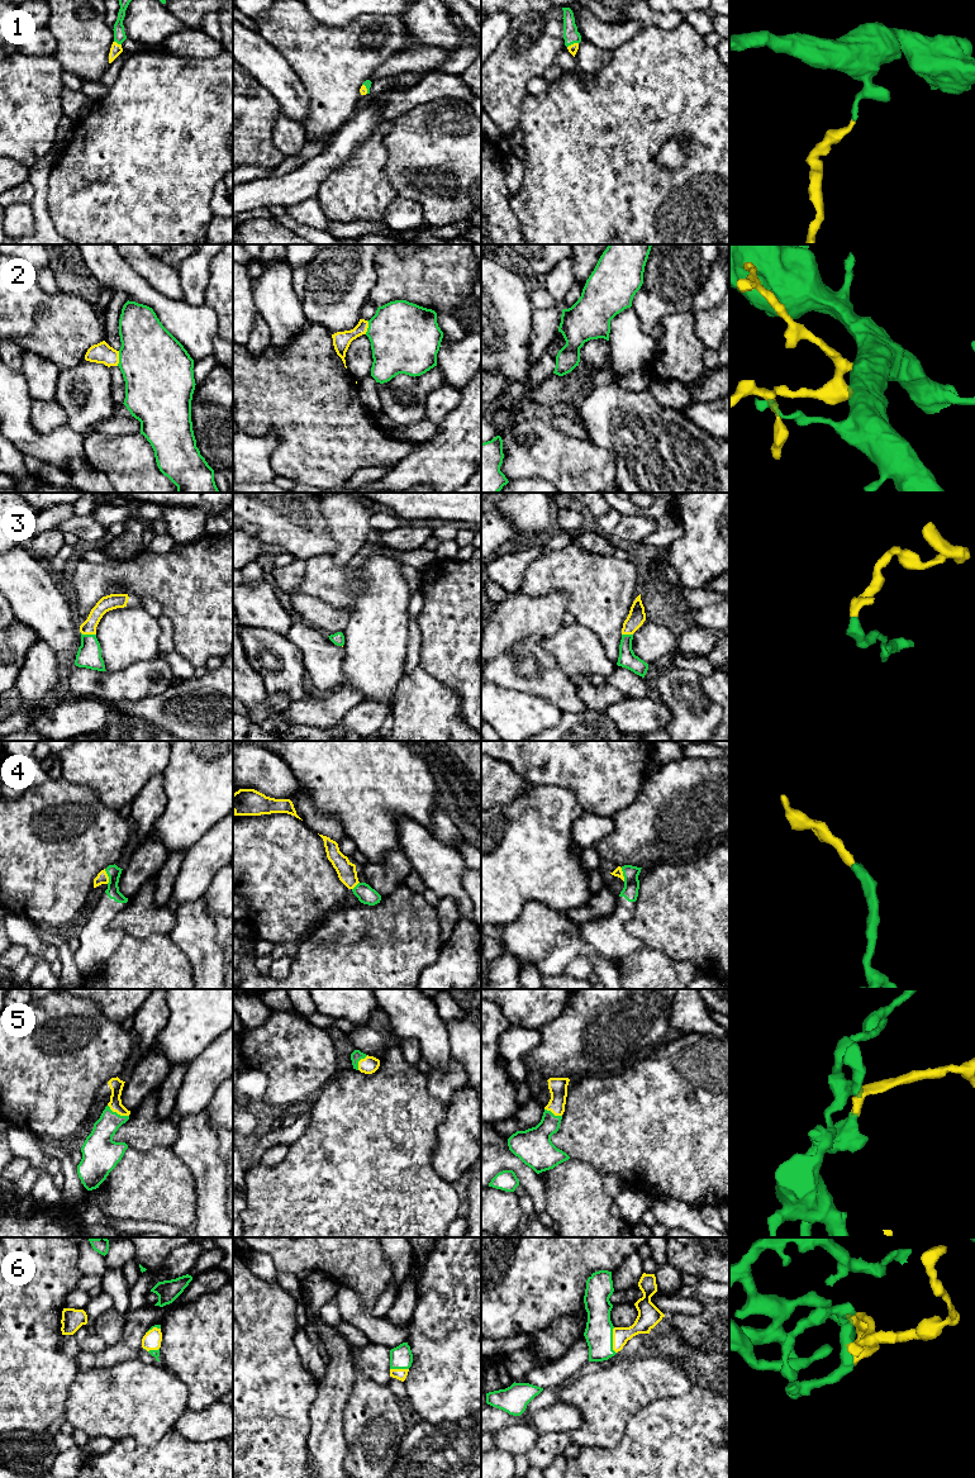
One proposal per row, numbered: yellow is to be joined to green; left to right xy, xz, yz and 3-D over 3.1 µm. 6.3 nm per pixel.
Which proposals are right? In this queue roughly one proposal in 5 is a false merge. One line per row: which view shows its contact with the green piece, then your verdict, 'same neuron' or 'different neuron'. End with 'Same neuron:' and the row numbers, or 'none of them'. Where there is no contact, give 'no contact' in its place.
1: yz | same neuron
2: xy | same neuron
3: xy | same neuron
4: xy | same neuron
5: xy | same neuron
6: yz | same neuron
Same neuron: 1, 2, 3, 4, 5, 6

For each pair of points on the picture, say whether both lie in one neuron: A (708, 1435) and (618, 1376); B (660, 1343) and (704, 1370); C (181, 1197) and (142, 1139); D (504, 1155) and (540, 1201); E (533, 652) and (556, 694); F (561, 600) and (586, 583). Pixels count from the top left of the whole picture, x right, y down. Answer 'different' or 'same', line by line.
A: different
B: same
C: different
D: same
E: same
F: different

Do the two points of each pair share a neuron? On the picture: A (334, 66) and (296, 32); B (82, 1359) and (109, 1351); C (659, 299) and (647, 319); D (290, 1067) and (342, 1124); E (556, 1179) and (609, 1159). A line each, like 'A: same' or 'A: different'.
A: same
B: same
C: same
D: different
E: different

